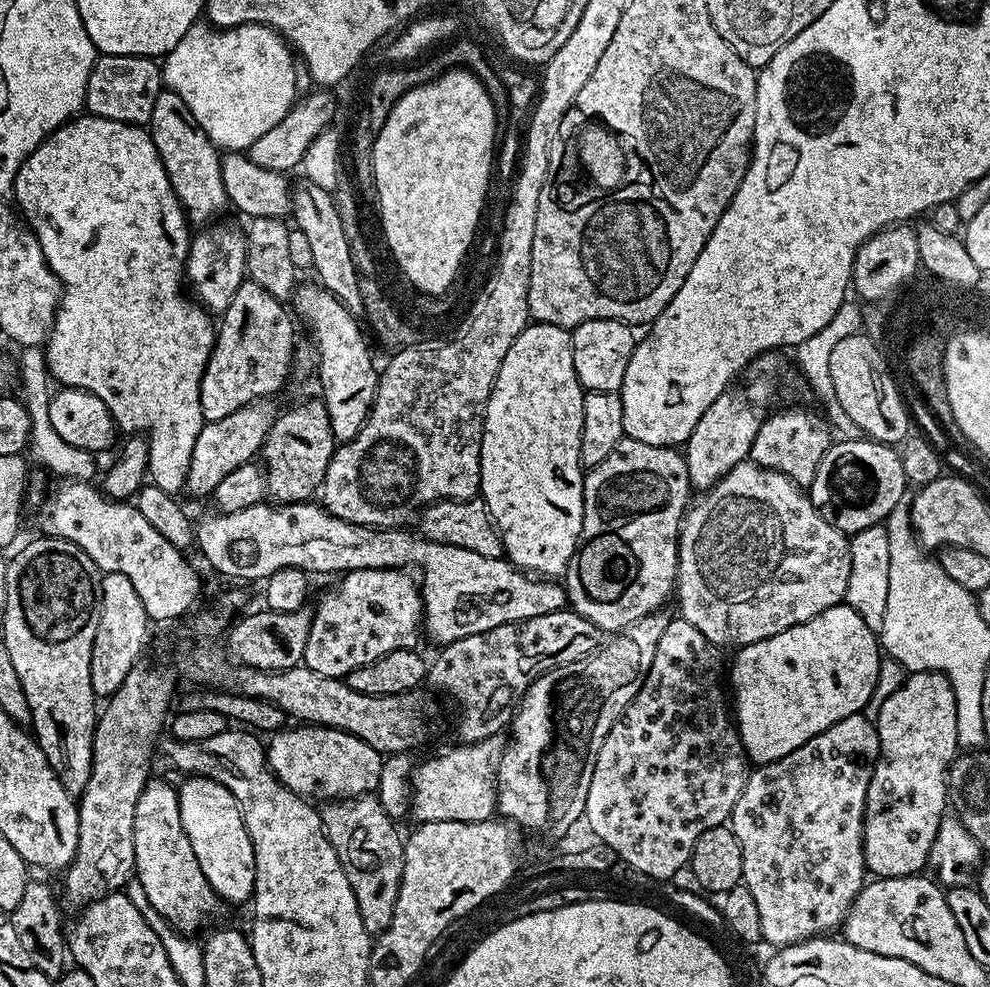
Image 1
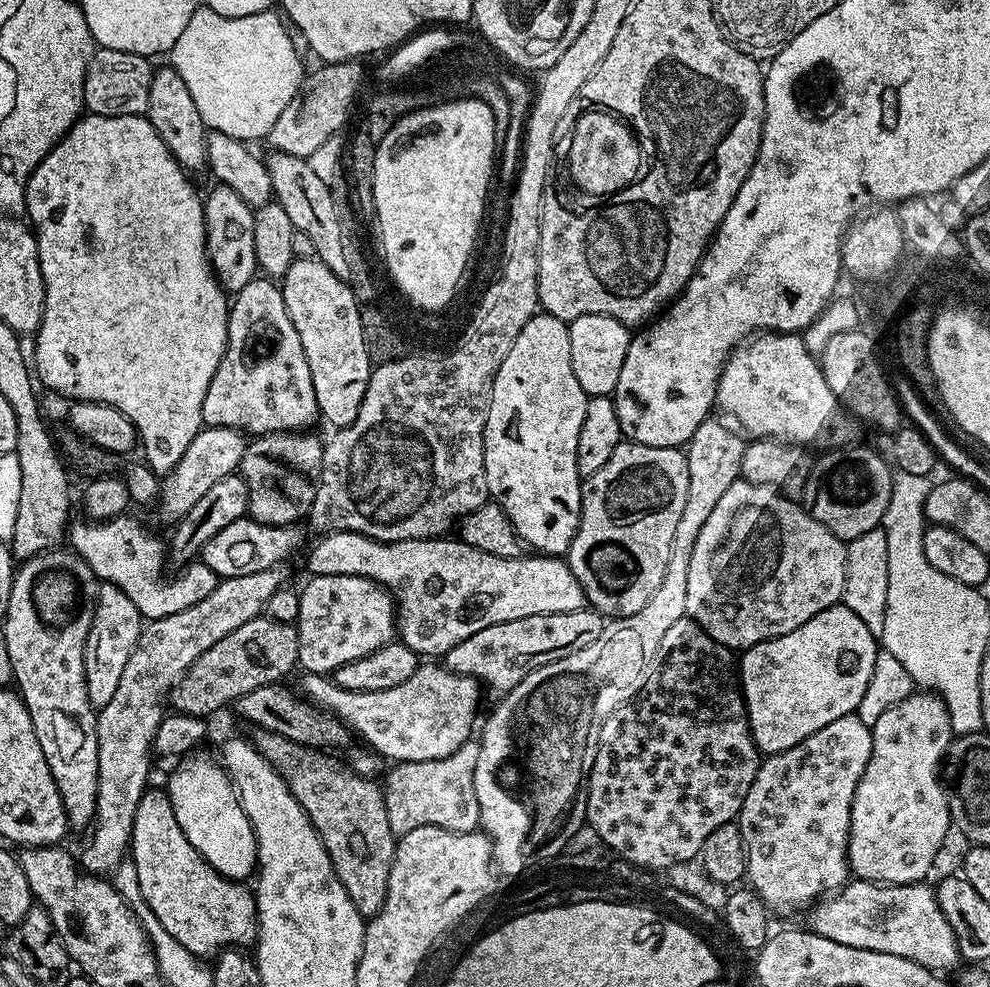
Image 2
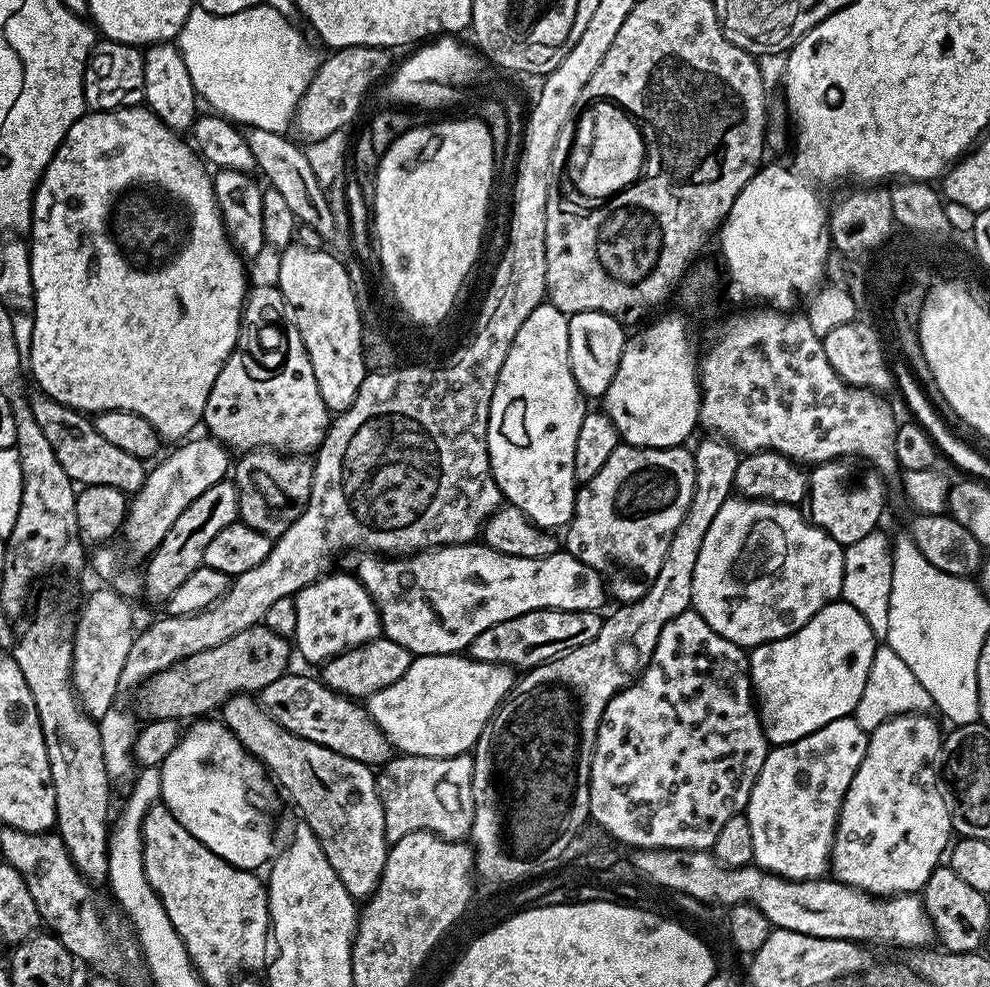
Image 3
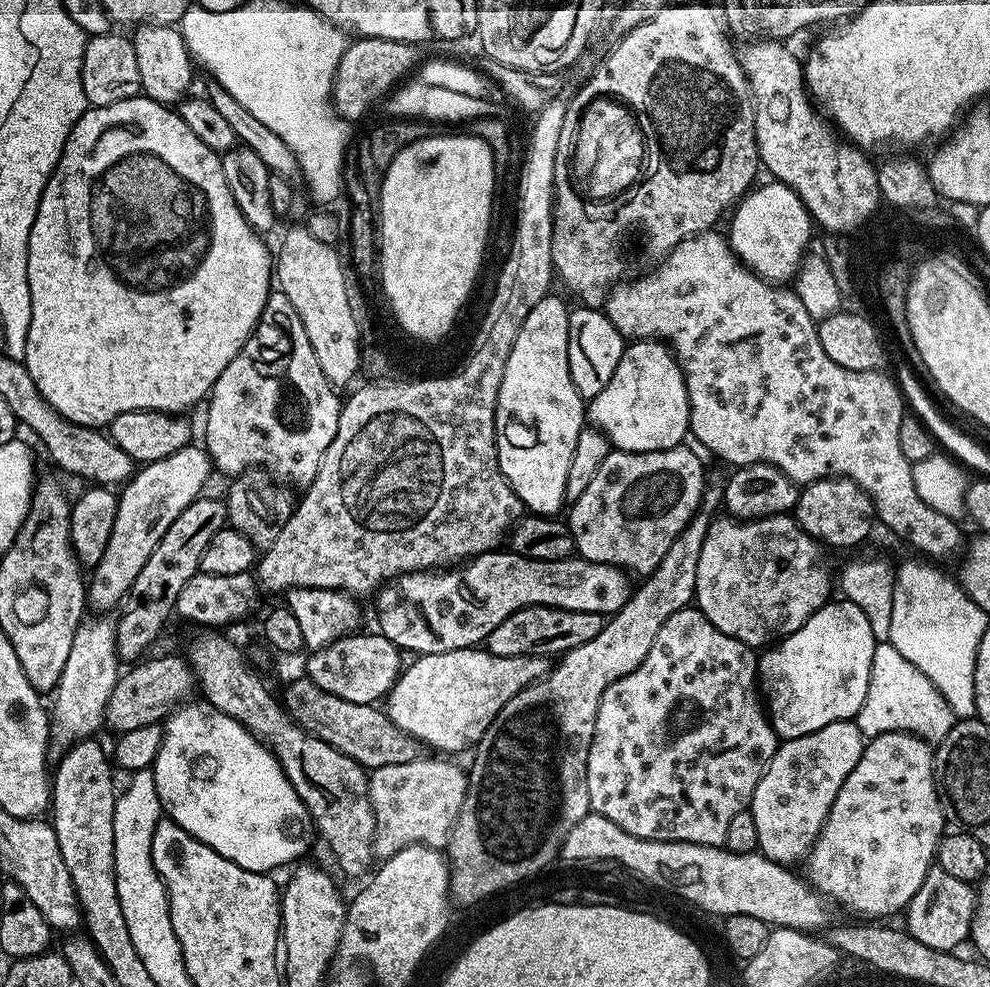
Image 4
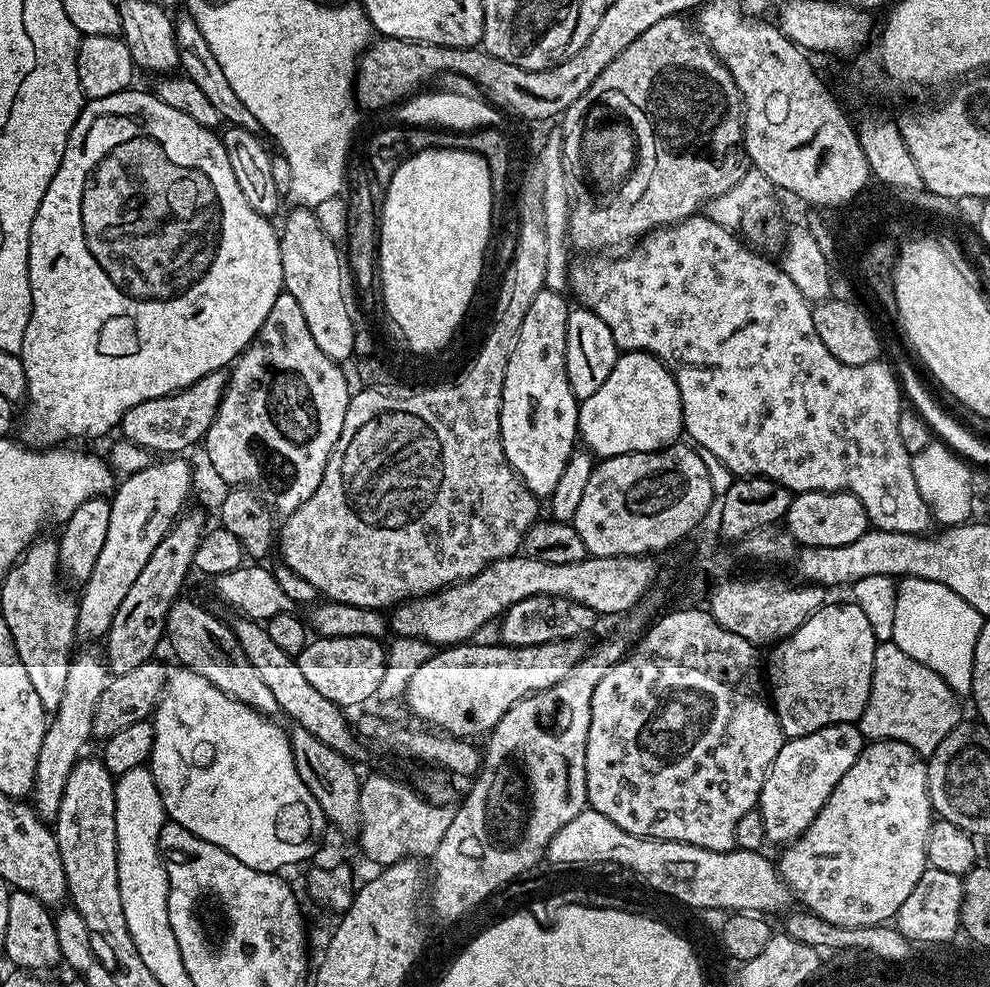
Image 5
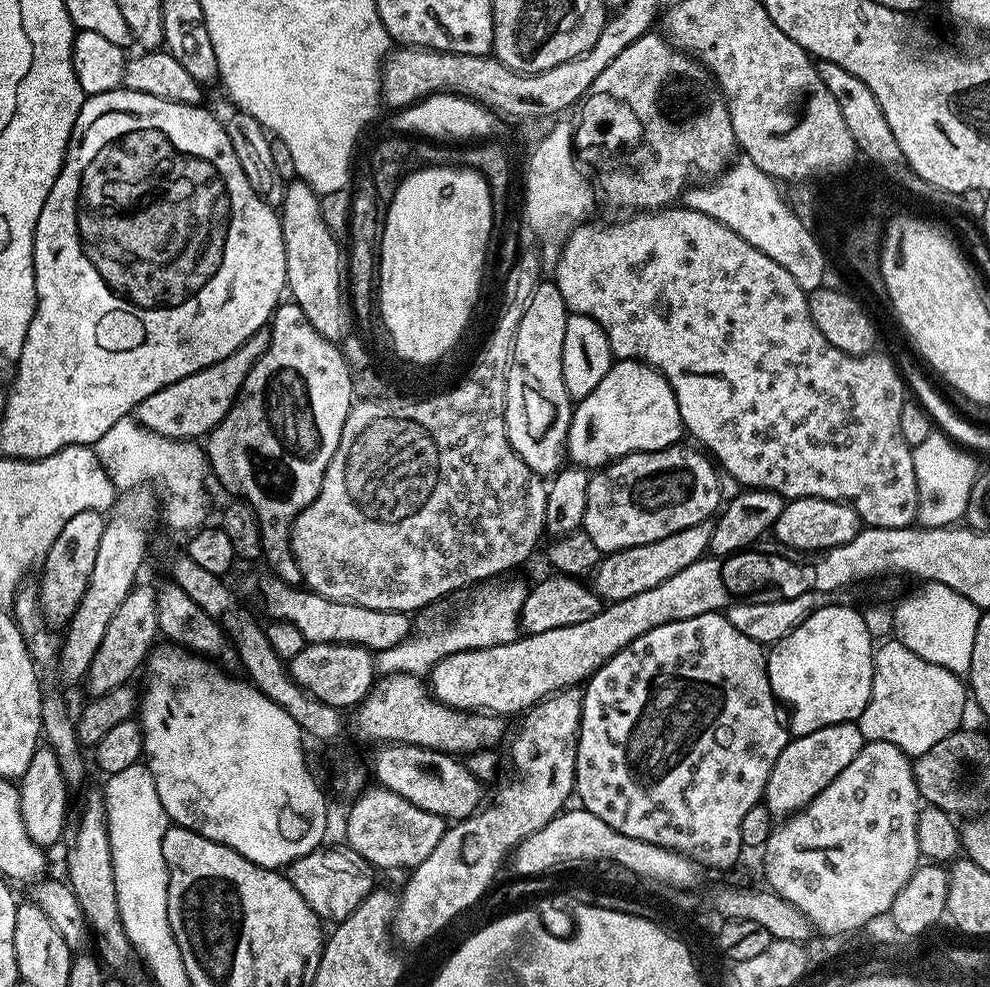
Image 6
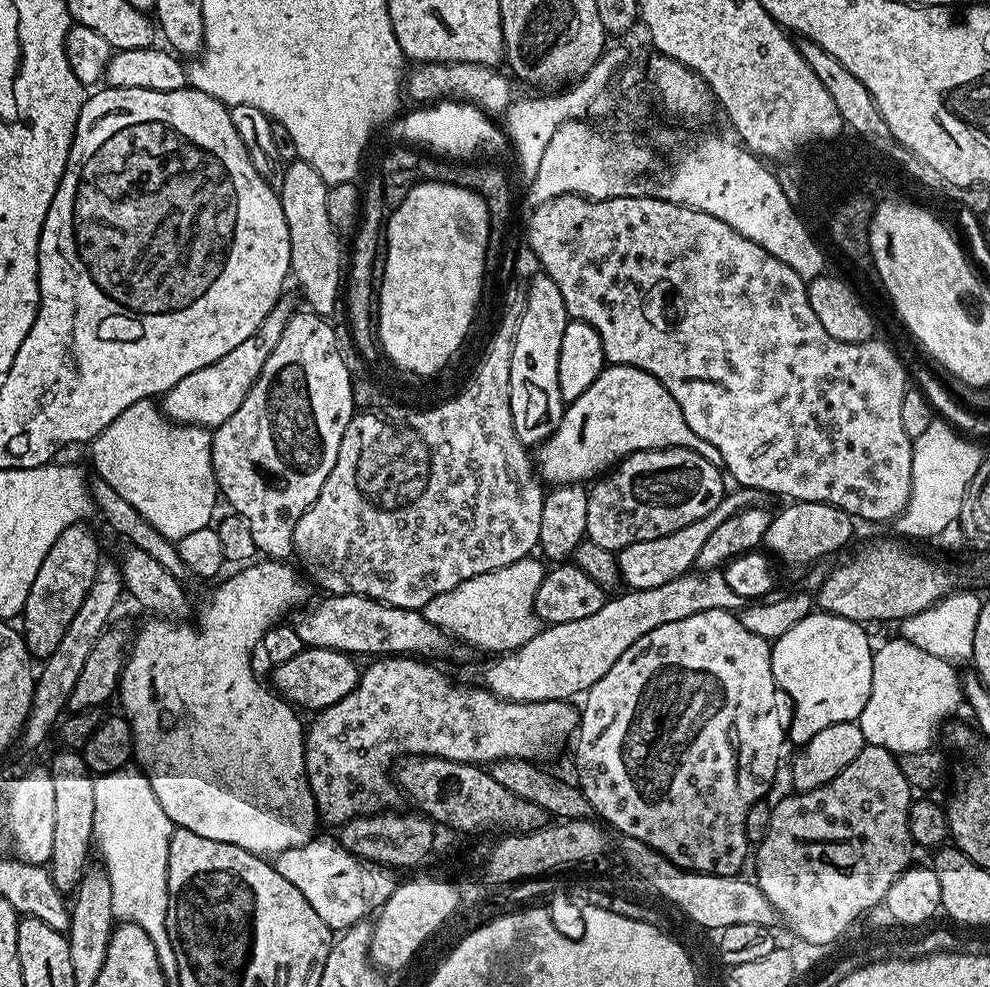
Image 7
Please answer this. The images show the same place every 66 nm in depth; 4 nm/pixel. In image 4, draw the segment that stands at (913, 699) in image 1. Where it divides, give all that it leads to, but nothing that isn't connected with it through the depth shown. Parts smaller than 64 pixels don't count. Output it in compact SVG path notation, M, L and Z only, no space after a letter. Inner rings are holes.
M908 732L878 734L865 743L864 753L858 766L854 766L854 770L850 770L850 774L846 774L846 782L842 782L842 790L838 790L838 798L834 798L834 806L830 806L830 814L822 826L820 837L812 844L806 857L806 865L808 864L806 879L824 897L825 901L831 902L833 905L835 905L834 903L841 904L846 911L853 912L856 918L884 918L880 916L894 912L903 913L907 909L914 894L918 894L918 886L922 886L926 874L934 866L936 848L940 845L940 837L946 832L946 827L944 828L946 813L940 804L940 795L936 792L936 778L932 775L933 755L933 749L927 740L923 740L920 736L912 736Z

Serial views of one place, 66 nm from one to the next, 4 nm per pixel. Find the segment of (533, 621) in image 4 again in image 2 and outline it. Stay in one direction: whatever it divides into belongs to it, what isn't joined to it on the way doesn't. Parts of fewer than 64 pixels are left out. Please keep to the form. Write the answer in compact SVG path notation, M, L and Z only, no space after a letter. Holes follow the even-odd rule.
M591 607L579 608L577 612L555 612L554 614L534 614L526 618L514 618L514 622L498 622L494 626L486 626L486 630L478 630L478 634L470 634L458 646L446 653L446 667L451 672L463 676L475 676L485 689L495 694L503 694L514 690L526 674L538 670L538 666L546 666L558 658L566 658L566 654L574 654L574 650L582 650L582 646L590 646L598 634L602 634L606 620Z

